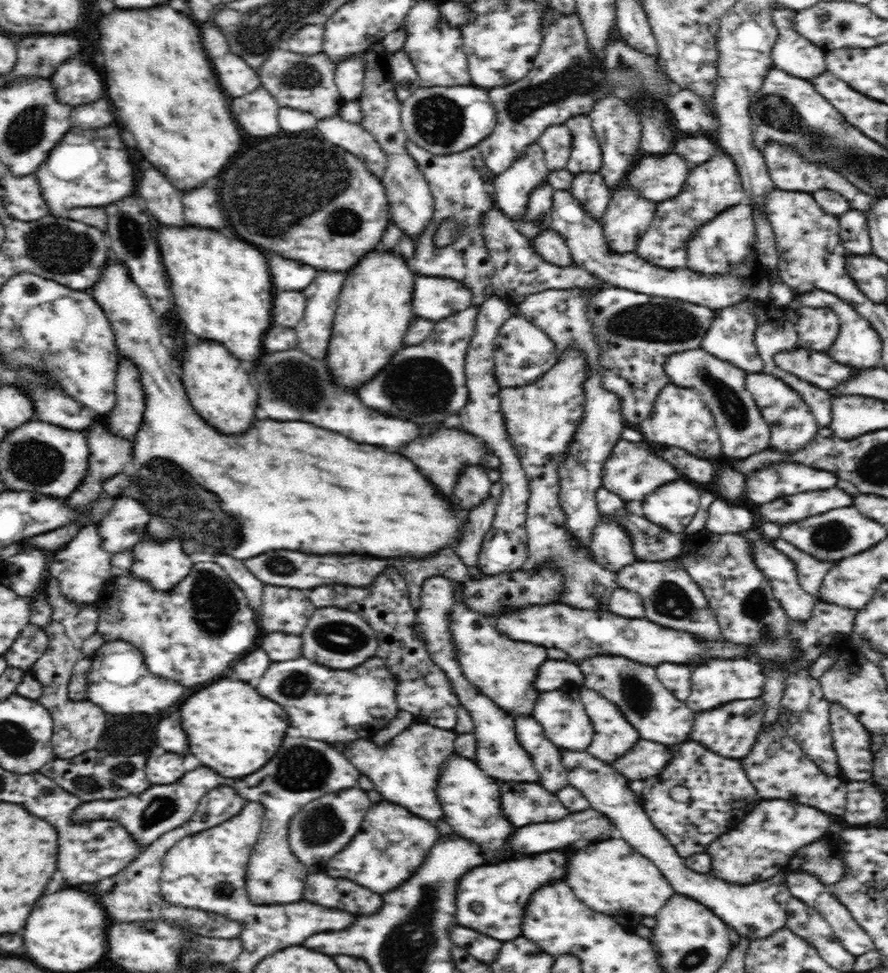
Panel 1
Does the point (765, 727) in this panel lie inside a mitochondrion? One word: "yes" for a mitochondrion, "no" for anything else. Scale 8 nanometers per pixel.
no

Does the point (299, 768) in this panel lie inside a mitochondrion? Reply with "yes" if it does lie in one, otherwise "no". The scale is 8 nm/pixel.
yes

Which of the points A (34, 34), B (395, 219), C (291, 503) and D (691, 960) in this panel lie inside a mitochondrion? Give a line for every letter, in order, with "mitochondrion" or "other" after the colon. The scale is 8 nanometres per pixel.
A: other
B: other
C: other
D: mitochondrion

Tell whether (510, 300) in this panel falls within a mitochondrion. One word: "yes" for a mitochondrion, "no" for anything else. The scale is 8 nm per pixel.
no

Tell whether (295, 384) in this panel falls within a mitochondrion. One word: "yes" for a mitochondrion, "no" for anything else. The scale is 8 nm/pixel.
yes

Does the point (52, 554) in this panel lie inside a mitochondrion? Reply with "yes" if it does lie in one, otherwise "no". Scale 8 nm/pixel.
no

